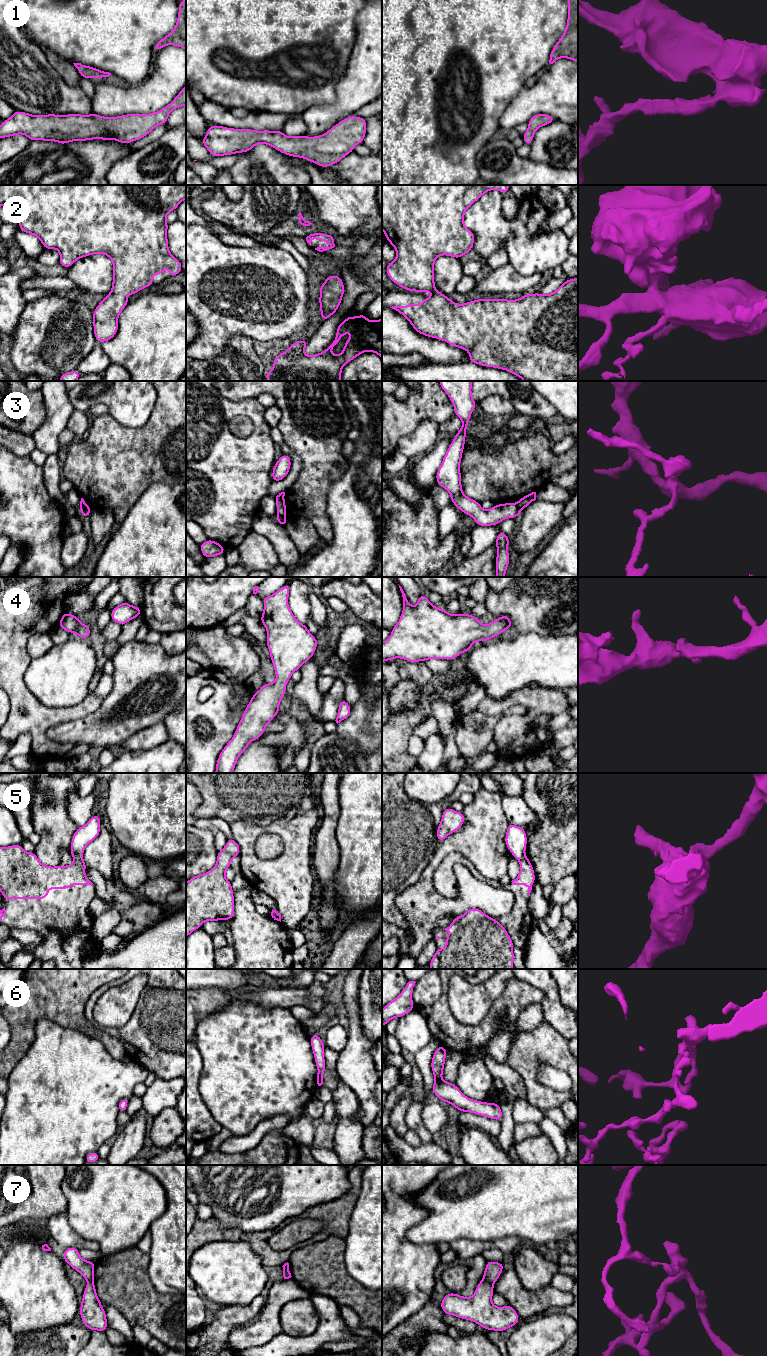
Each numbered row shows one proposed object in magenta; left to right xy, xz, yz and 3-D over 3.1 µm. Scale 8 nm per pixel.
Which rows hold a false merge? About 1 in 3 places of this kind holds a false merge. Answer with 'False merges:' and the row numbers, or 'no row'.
False merges: 3, 5, 7

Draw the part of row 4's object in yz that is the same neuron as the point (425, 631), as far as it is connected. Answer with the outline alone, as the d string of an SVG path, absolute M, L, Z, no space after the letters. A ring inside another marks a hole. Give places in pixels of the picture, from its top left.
M400 585L399 588L403 597L403 611L399 622L392 628L390 637L382 642L382 661L390 661L395 658L412 663L426 662L431 658L452 660L460 654L468 652L474 642L486 642L513 627L507 615L501 615L490 624L483 625L472 614L450 614L446 610L433 606L428 597L421 593L417 605L413 607L409 604Z

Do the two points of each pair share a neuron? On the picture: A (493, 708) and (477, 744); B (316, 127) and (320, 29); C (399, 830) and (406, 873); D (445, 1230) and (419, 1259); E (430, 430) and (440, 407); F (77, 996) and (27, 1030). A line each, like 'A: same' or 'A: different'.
A: different
B: different
C: same
D: different
E: different
F: same

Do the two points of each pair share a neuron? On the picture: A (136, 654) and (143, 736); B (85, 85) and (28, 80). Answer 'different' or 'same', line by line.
A: different
B: different

